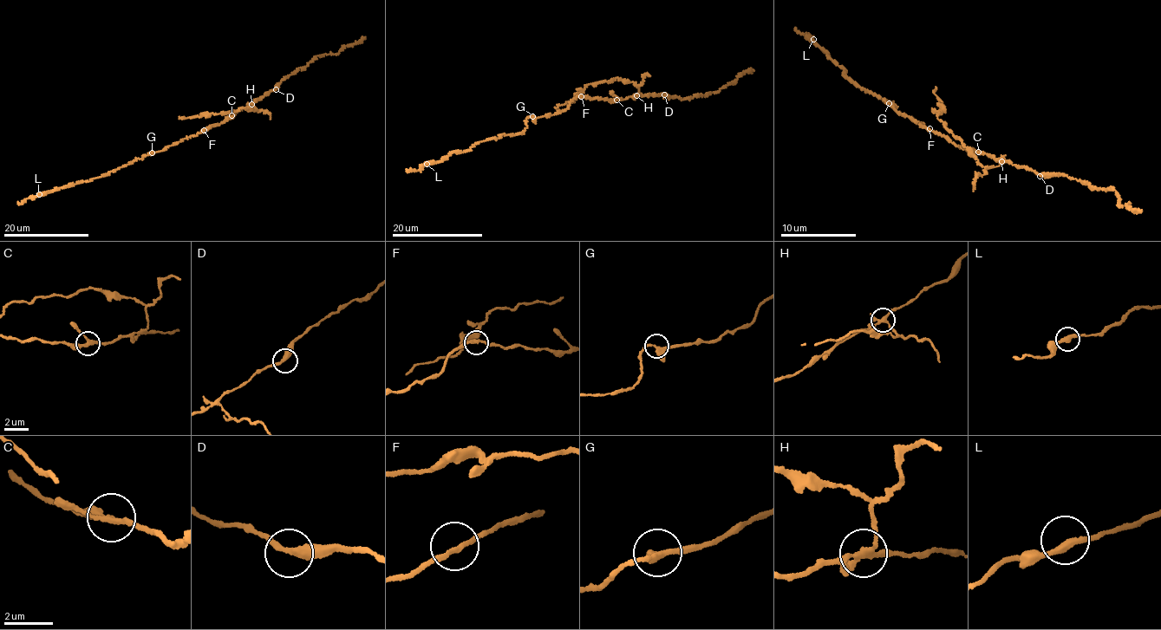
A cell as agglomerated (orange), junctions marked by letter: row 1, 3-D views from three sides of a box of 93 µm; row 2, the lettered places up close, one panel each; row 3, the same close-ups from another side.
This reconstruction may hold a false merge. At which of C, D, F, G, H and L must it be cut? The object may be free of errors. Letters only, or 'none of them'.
H

